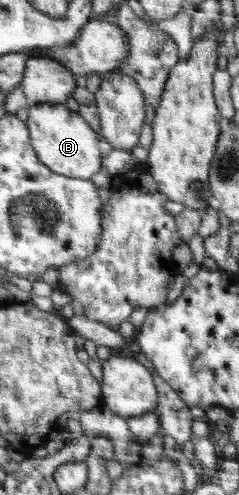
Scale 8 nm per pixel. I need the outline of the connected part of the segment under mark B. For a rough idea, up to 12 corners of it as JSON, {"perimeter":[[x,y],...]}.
{"perimeter":[[30,104],[32,149],[44,165],[88,180],[100,137],[64,104]]}

